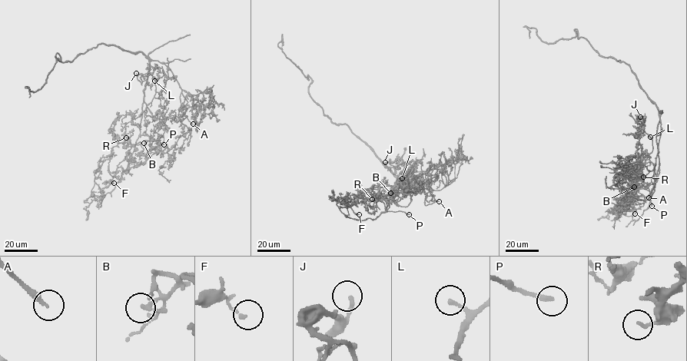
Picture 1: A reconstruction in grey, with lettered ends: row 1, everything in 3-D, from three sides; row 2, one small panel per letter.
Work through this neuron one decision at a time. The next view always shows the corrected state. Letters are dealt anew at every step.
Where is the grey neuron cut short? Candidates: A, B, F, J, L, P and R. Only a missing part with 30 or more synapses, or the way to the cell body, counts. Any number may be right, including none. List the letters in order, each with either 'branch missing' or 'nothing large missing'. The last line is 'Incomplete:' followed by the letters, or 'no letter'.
A: branch missing
B: nothing large missing
F: nothing large missing
J: nothing large missing
L: branch missing
P: branch missing
R: nothing large missing
Incomplete: A, L, P

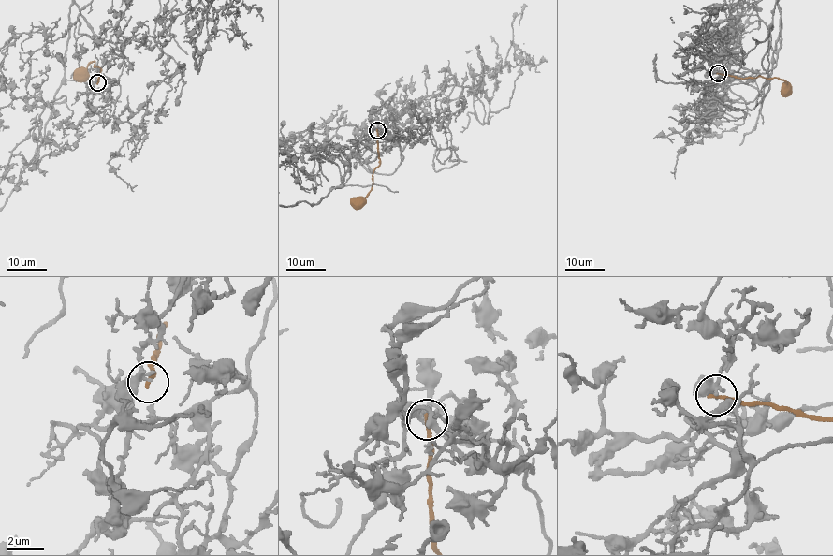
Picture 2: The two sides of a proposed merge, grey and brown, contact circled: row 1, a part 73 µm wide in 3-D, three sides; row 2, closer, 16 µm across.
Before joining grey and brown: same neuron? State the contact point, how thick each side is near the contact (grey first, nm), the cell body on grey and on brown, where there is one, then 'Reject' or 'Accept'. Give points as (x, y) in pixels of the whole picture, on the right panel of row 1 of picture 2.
Place: (718, 73). Thickness 280 nm (grey) against 220 nm. Soma of grey: none. Soma of brown: (786, 90). Reject

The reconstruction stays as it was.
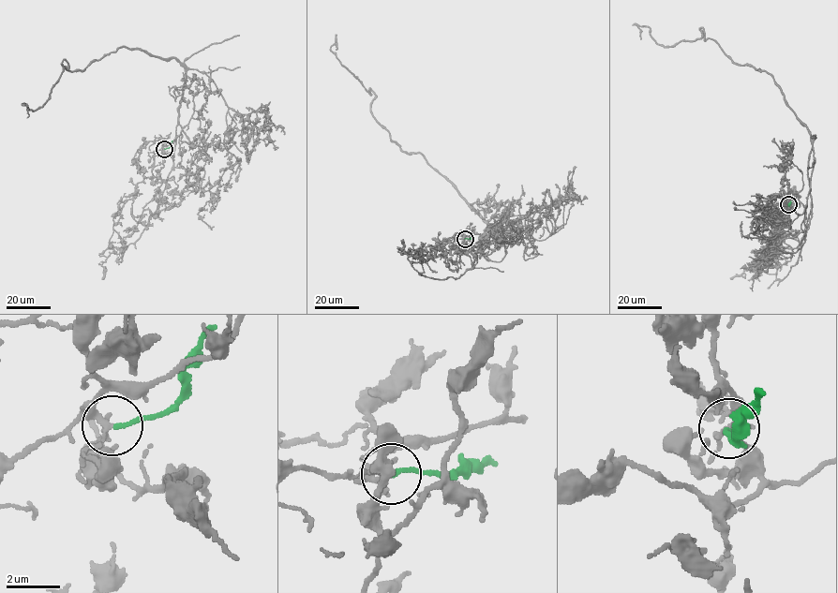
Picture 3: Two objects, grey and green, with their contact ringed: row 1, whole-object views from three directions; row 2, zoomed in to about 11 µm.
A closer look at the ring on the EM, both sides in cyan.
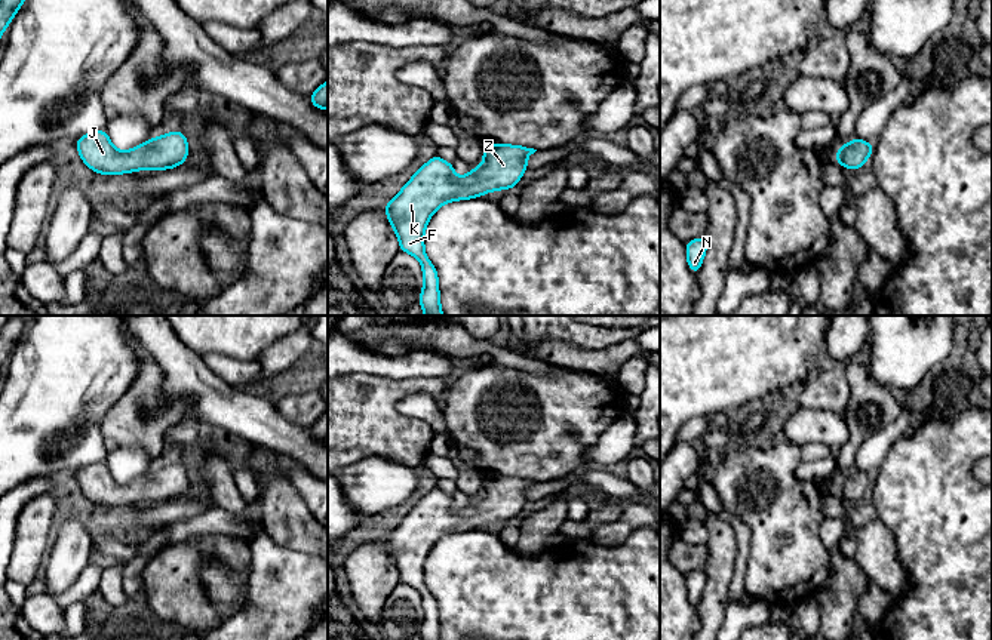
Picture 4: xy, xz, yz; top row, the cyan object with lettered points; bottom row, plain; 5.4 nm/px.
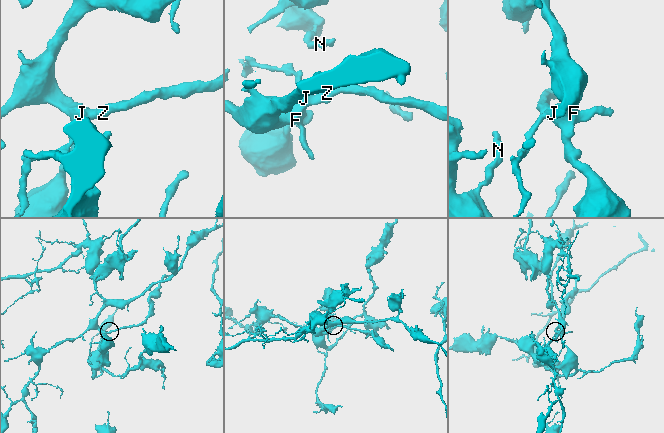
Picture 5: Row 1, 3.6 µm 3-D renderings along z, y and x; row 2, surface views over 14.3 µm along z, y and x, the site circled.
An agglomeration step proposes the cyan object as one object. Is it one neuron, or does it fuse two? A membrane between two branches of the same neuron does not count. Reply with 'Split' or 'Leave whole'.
Leave whole

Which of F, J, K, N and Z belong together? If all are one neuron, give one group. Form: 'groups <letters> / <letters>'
groups F J K N Z

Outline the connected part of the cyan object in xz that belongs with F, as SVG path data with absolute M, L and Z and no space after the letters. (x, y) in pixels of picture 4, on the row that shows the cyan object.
M488 144L483 148L482 164L473 167L466 176L457 176L452 163L436 154L386 203L386 215L399 239L400 250L415 256L423 267L424 286L418 304L424 316L443 316L437 270L424 250L424 231L431 215L454 200L515 190L528 169L528 157L535 151L519 145Z

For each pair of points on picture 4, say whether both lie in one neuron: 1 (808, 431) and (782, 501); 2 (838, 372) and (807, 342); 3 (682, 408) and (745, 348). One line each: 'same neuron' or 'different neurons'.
1: different neurons
2: different neurons
3: same neuron

